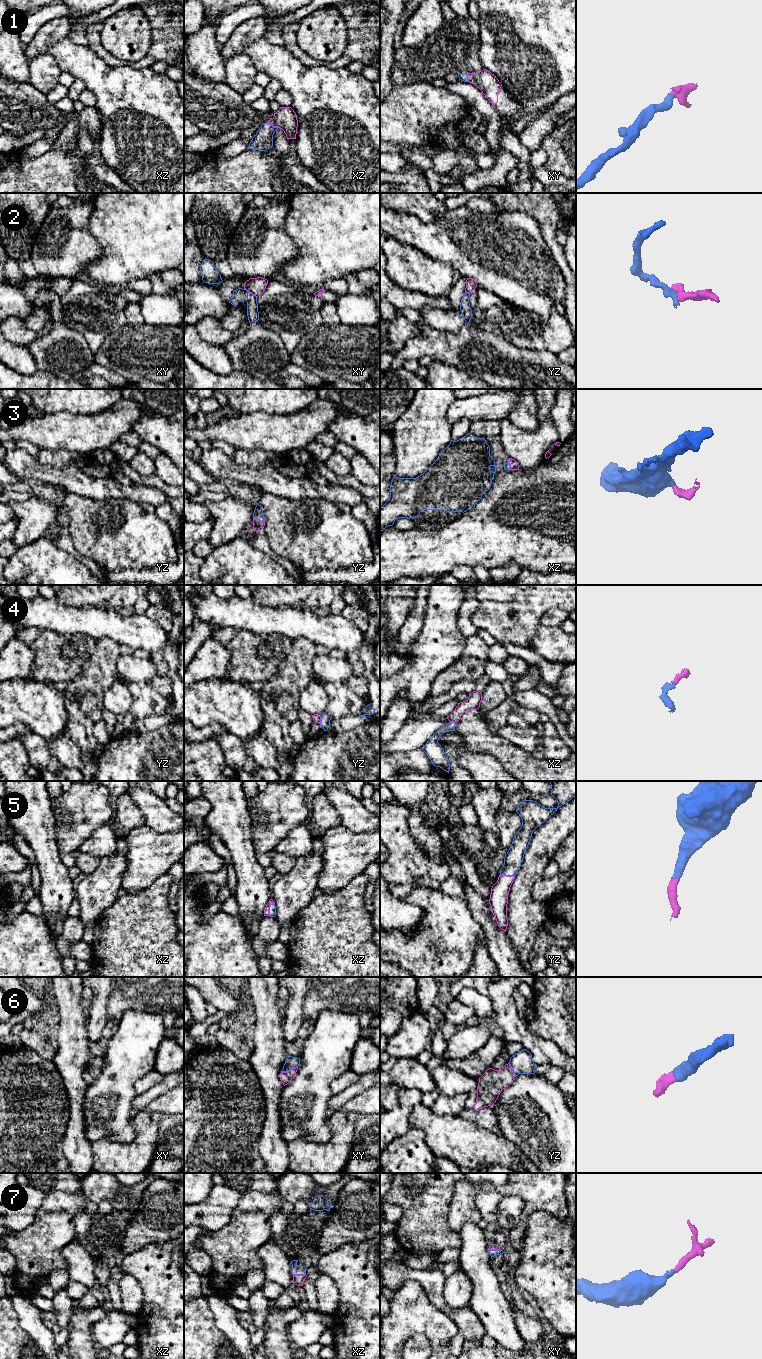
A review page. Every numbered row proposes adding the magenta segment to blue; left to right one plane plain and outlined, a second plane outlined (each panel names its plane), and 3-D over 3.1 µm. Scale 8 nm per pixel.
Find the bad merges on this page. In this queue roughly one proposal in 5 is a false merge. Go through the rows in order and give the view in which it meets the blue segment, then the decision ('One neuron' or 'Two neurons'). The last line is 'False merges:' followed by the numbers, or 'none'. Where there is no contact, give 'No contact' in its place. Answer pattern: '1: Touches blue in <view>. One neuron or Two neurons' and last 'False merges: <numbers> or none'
1: Touches blue in xz. One neuron
2: Touches blue in xy. Two neurons
3: Touches blue in yz. One neuron
4: Touches blue in yz. One neuron
5: Touches blue in xz. One neuron
6: Touches blue in xy. One neuron
7: Touches blue in xz. One neuron
False merges: 2

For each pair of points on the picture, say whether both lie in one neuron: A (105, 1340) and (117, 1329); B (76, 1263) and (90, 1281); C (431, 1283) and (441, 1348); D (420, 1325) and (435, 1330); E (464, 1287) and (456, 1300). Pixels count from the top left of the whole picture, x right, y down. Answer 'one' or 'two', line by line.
A: one
B: one
C: two
D: one
E: one

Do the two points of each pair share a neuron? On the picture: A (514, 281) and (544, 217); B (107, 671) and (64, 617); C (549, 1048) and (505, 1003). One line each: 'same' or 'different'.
A: different
B: different
C: same

